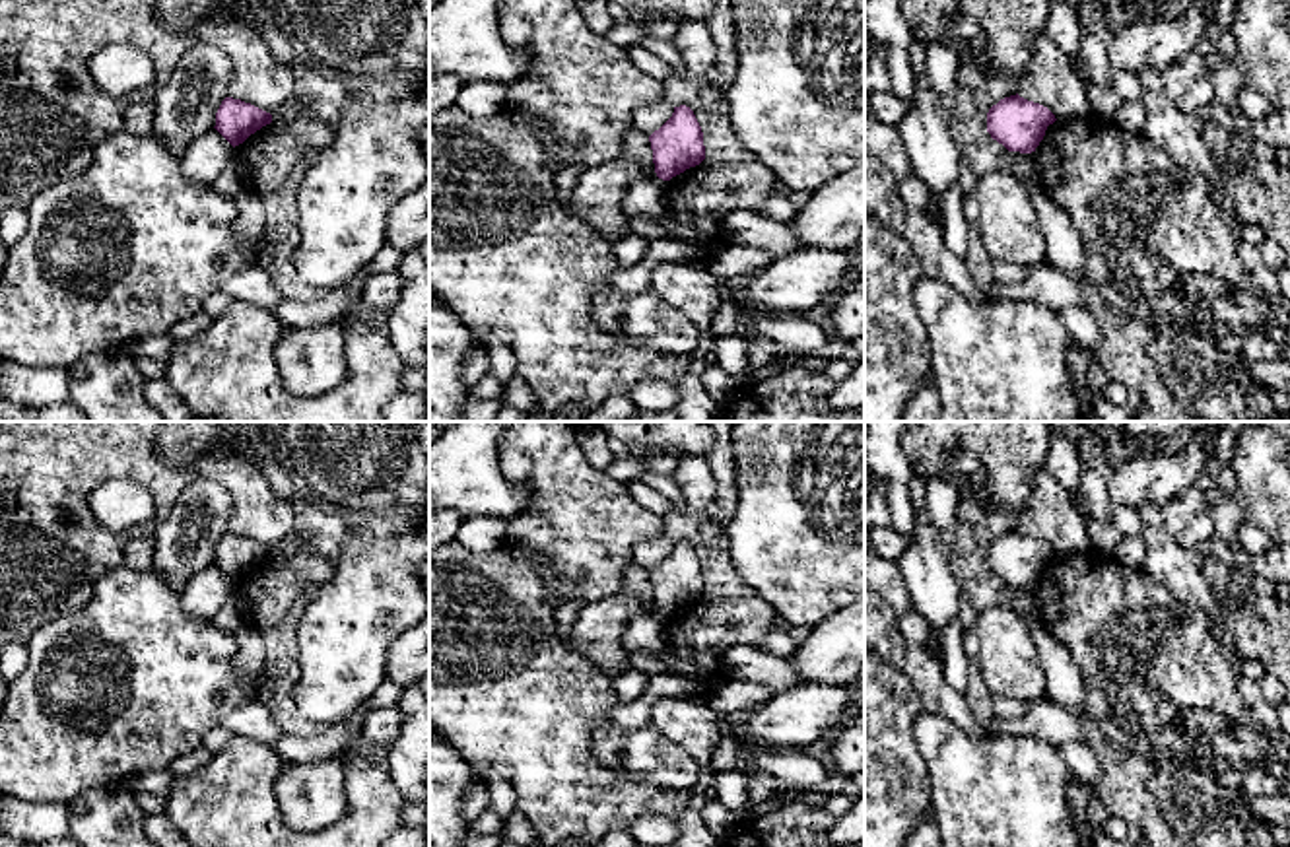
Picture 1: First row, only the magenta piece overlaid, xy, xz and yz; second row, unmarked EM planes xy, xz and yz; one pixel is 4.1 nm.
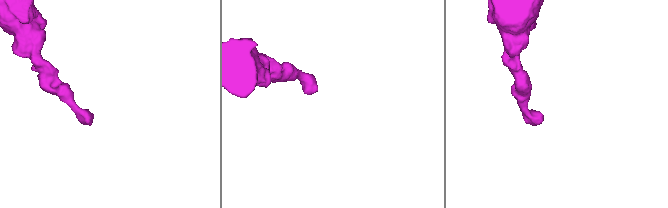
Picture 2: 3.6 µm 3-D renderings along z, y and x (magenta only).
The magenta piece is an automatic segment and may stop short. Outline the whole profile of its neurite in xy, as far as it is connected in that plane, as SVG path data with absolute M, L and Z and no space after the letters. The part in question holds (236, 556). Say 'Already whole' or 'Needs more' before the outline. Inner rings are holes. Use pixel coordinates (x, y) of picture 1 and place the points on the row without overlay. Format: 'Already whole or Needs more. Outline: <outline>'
Already whole. Outline: M225 532L216 548L214 563L235 583L270 558L270 548L241 534Z

